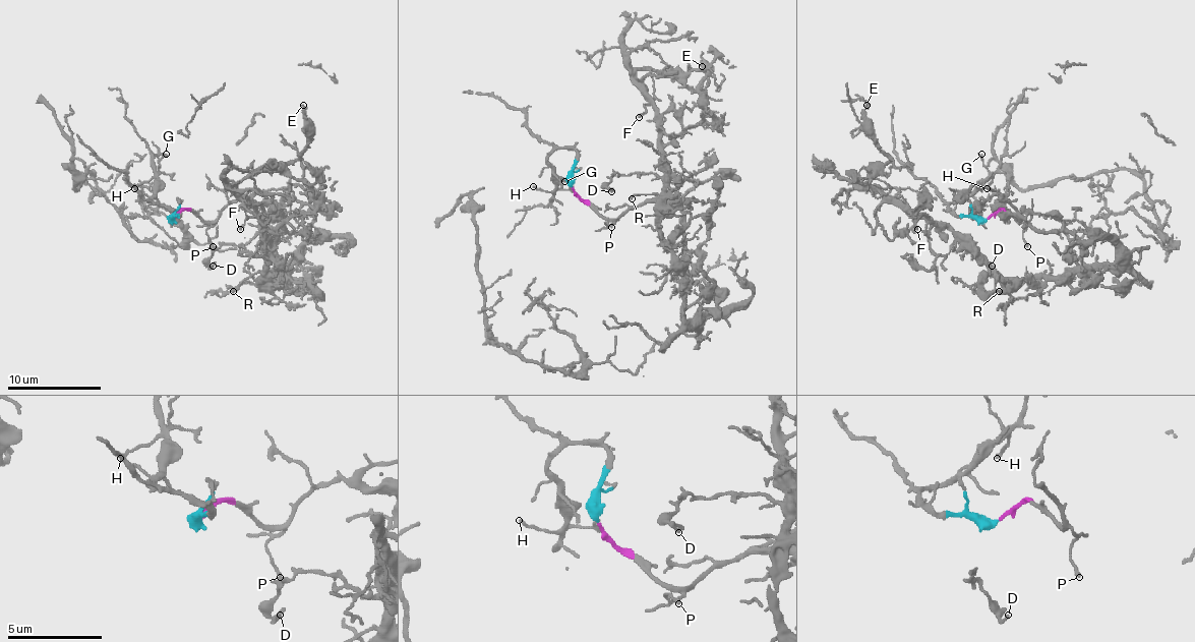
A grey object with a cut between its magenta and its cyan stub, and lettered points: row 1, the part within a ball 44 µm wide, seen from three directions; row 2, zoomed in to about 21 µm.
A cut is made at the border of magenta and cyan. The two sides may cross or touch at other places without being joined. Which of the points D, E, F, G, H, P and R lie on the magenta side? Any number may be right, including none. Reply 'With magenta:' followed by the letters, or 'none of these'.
With magenta: D, E, F, P, R

